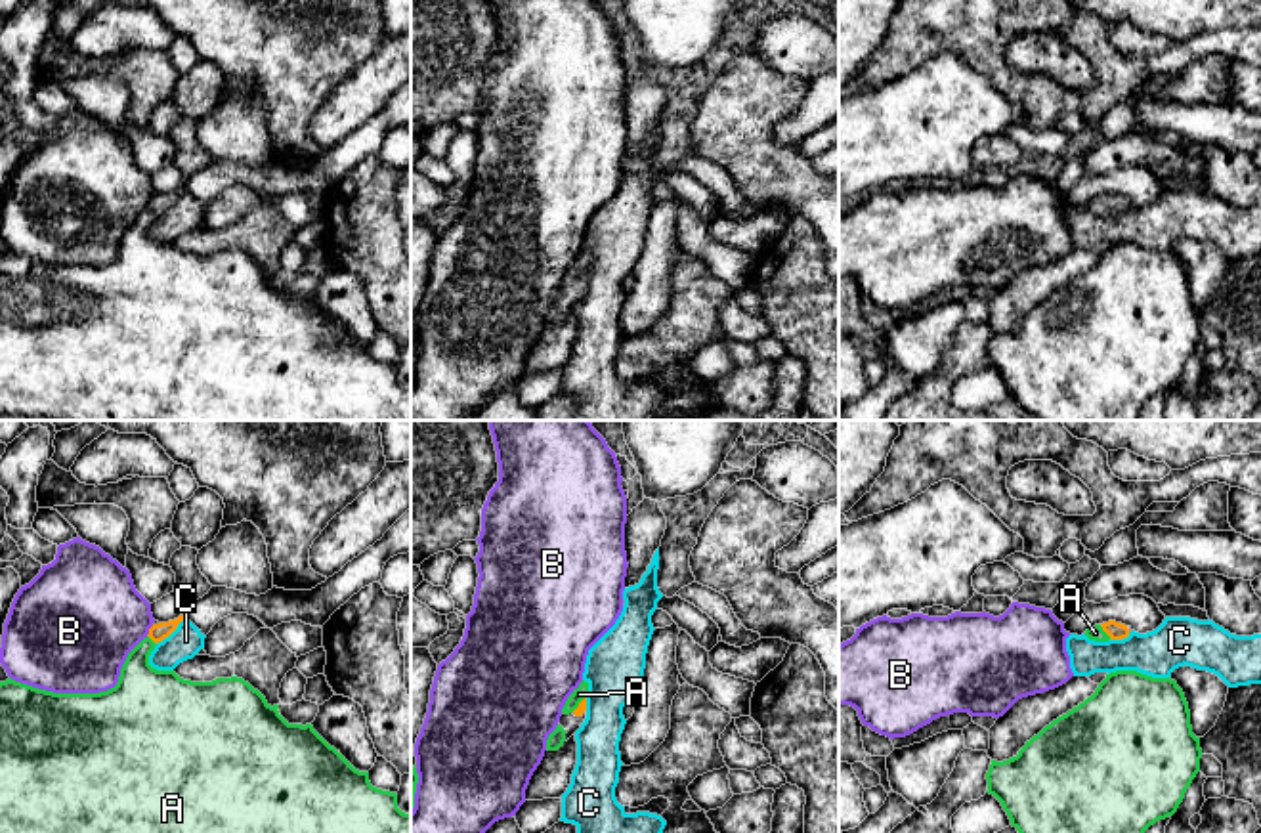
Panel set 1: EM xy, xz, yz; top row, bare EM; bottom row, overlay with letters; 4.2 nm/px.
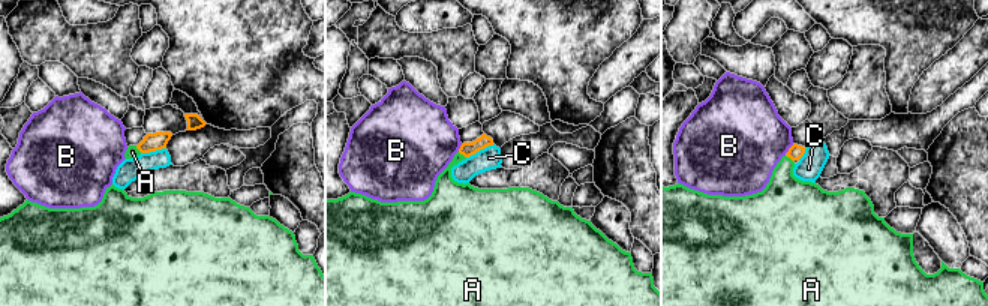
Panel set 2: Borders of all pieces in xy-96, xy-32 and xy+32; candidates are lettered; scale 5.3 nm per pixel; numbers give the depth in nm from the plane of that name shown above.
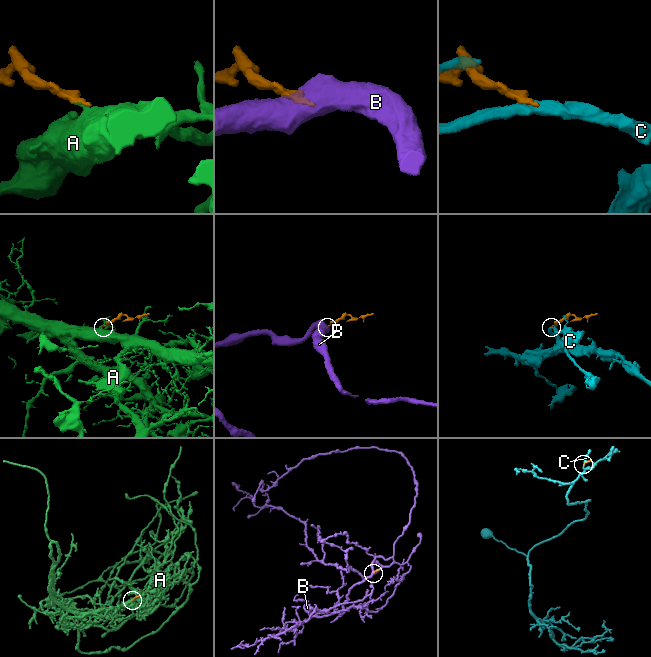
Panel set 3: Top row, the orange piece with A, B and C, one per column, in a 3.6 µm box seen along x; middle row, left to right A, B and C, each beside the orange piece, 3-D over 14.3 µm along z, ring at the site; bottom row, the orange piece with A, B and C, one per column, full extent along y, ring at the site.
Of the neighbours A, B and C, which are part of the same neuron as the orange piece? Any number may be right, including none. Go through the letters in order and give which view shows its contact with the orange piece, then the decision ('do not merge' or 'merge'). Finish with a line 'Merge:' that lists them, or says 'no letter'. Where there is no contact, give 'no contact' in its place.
A: yz | merge
B: xy | do not merge
C: xy | do not merge
Merge: A

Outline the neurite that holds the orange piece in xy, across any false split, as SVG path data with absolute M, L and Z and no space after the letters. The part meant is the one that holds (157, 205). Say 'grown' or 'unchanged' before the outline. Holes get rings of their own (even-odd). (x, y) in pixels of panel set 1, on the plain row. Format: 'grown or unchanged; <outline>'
grown; M185 185L174 193L159 195L149 206L128 225L115 260L99 266L53 266L38 262L8 250L0 254L0 416L42 416L48 420L411 420L411 386L397 380L397 367L371 357L369 344L355 342L334 319L331 319L311 296L289 296L279 287L279 277L269 277L266 269L243 250L216 250L212 254L191 254L180 250L174 243L157 243L149 237L149 227L159 214L168 210Z

